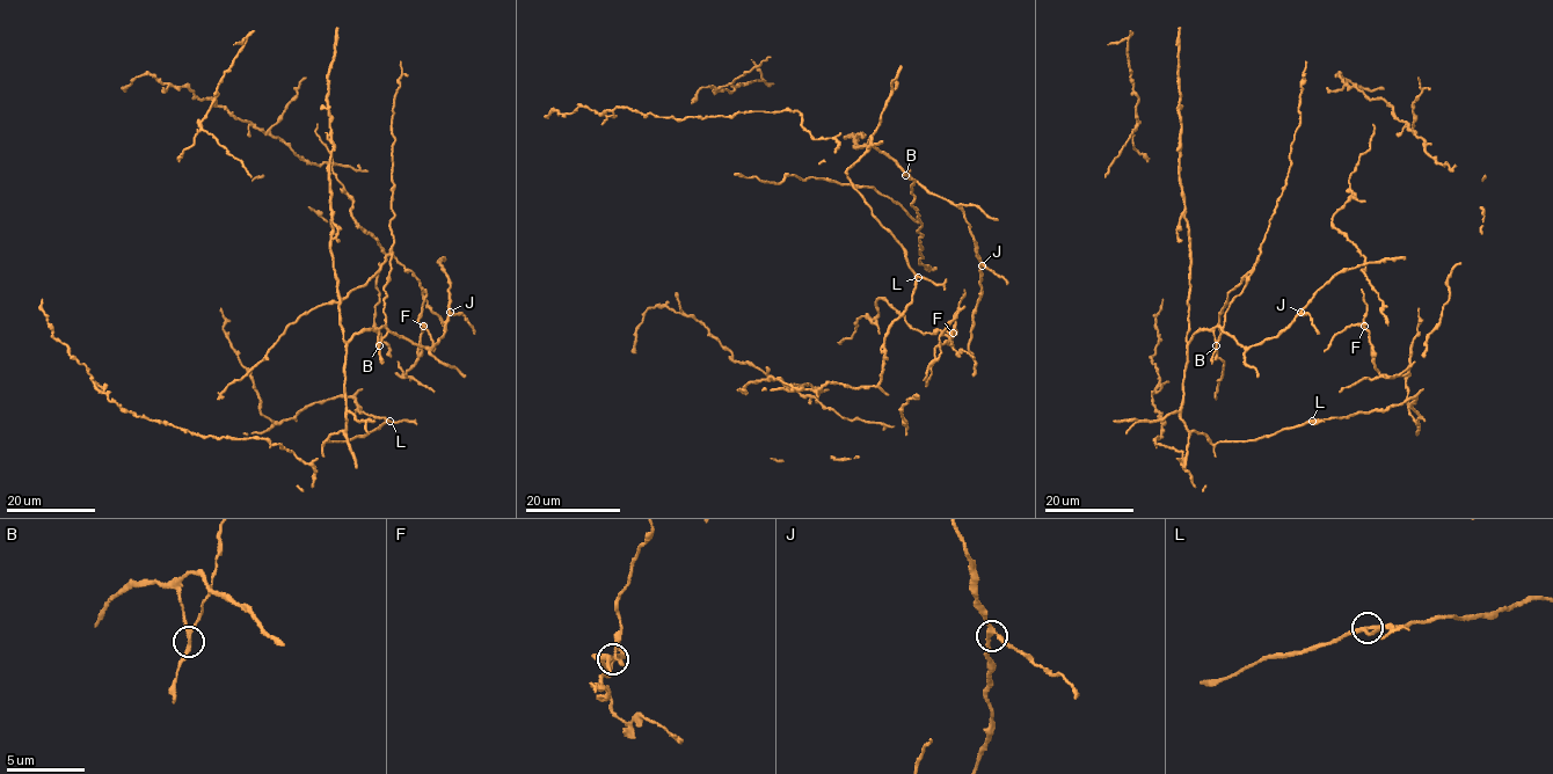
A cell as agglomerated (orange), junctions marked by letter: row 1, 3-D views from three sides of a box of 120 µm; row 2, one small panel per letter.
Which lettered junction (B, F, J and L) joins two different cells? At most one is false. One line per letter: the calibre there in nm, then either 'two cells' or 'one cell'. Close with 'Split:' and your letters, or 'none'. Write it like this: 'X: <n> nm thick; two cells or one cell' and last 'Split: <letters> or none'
B: 260 nm thick; two cells
F: 280 nm thick; one cell
J: 240 nm thick; one cell
L: 240 nm thick; one cell
Split: B

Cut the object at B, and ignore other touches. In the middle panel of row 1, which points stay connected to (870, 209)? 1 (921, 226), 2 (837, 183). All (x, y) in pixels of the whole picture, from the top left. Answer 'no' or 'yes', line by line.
1: no
2: no

